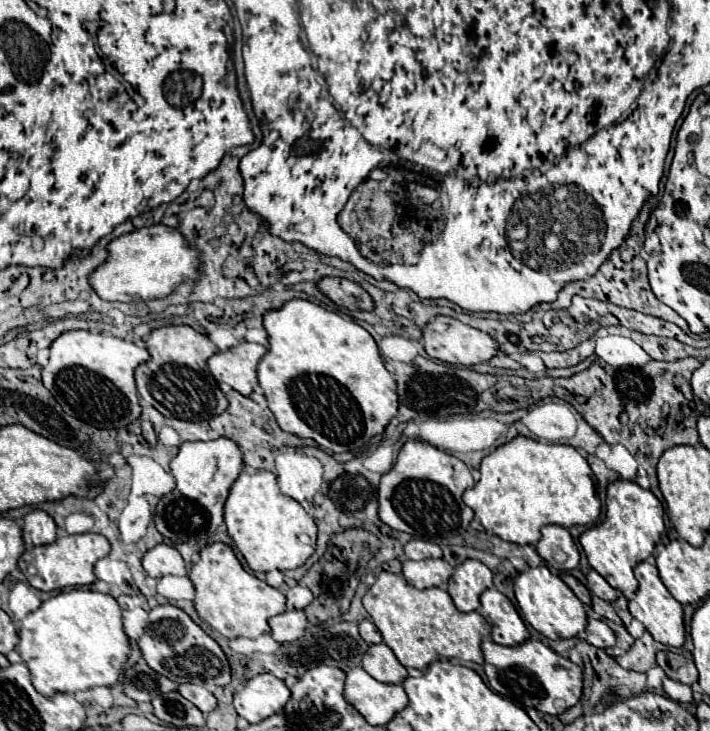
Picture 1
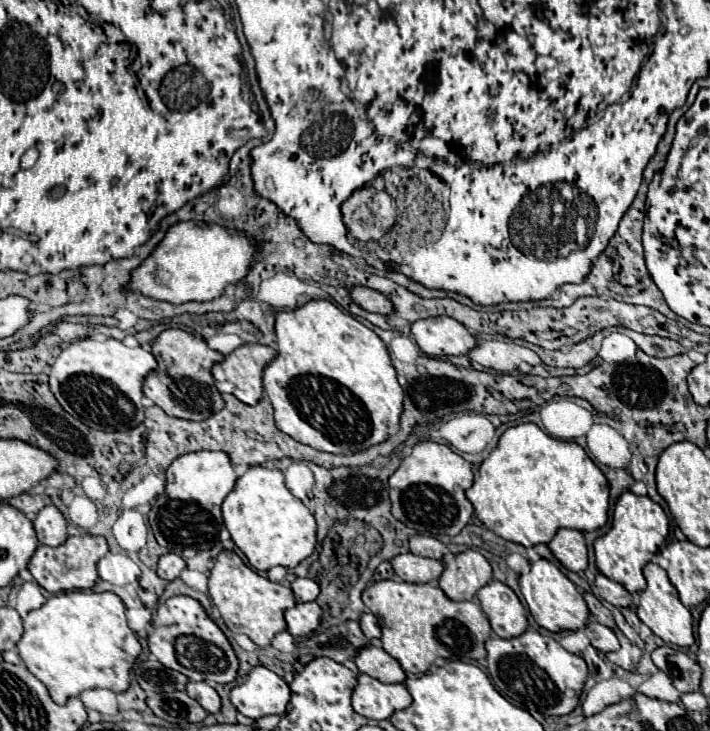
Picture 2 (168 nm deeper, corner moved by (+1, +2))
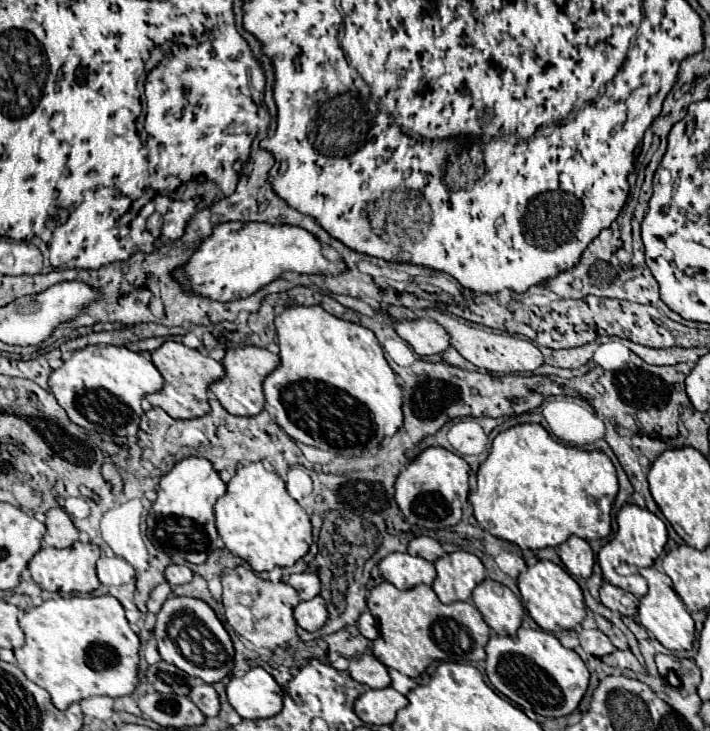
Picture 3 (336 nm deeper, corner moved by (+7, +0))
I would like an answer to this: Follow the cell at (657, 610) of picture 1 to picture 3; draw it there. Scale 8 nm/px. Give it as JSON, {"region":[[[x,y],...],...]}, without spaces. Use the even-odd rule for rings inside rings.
{"region":[[[650,566],[644,568],[640,572],[646,580],[648,580],[648,594],[644,598],[640,598],[640,606],[638,606],[638,620],[640,624],[648,630],[648,634],[652,634],[664,648],[672,650],[672,652],[680,652],[680,650],[692,650],[694,646],[694,620],[690,616],[690,612],[686,610],[684,602],[678,598],[678,594],[672,588],[670,576],[660,572],[658,568]]]}

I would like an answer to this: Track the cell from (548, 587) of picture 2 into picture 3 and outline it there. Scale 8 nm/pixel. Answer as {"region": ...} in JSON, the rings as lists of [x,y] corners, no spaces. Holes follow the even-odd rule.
{"region":[[[538,560],[524,574],[520,574],[518,576],[518,588],[520,588],[524,608],[530,612],[532,620],[542,630],[548,630],[548,632],[572,630],[586,616],[586,604],[584,604],[582,588],[562,566],[558,566],[550,560]]]}

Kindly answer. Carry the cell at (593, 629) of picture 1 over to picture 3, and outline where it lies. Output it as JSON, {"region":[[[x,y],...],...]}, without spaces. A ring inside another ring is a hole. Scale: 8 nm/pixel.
{"region":[[[582,628],[578,635],[580,646],[586,650],[587,654],[602,658],[606,654],[612,654],[616,648],[612,646],[610,638],[596,628]]]}

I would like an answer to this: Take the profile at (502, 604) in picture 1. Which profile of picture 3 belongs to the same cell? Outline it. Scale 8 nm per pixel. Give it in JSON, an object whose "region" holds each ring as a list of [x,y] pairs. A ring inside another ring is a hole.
{"region":[[[486,578],[474,588],[472,600],[480,610],[484,622],[496,634],[500,636],[516,634],[524,616],[524,606],[508,586],[492,578]]]}

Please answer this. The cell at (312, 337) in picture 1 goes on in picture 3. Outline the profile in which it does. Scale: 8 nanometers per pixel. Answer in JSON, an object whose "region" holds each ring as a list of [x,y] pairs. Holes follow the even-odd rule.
{"region":[[[292,306],[276,316],[276,332],[282,362],[266,376],[264,394],[268,410],[292,440],[350,458],[364,456],[380,446],[384,438],[398,432],[402,426],[402,388],[398,386],[396,374],[388,366],[384,350],[372,330],[340,320],[322,306]]]}

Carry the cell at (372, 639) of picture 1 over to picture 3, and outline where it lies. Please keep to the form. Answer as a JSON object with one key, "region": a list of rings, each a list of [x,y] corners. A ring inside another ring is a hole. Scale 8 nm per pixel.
{"region":[[[364,612],[358,618],[358,630],[362,636],[366,636],[368,640],[376,640],[378,638],[378,624],[374,620],[374,616],[370,612]]]}

